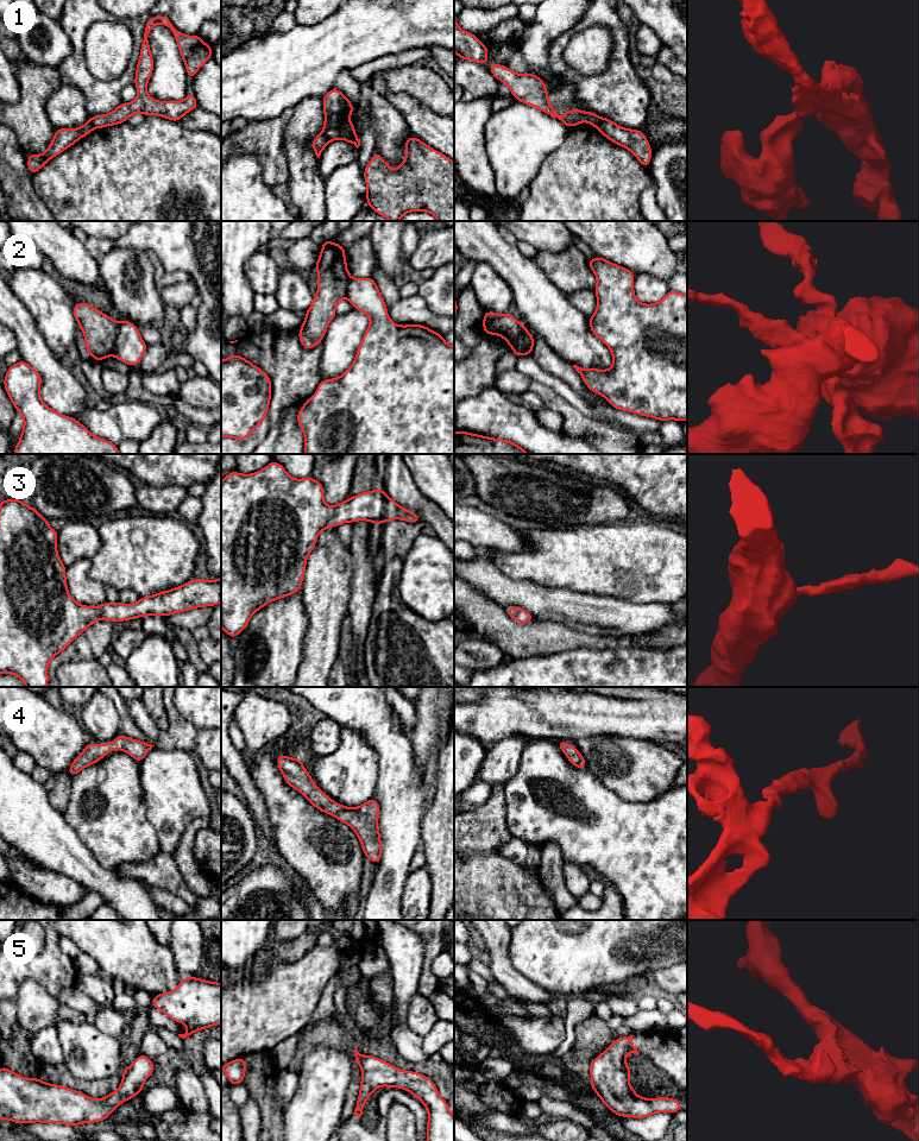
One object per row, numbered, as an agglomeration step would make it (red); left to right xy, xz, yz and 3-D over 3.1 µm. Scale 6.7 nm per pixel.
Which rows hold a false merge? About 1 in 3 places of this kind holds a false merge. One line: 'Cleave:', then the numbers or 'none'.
Cleave: 1, 2

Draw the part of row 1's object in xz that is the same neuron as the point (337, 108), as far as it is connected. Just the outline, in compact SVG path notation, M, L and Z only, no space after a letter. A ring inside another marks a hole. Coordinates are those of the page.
M335 87L323 97L323 133L332 140L341 139L360 146L360 139L355 134L353 122L348 116L354 112L353 103Z

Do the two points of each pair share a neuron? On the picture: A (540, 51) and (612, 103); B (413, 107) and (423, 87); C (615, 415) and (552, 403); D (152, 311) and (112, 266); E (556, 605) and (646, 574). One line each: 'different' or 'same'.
A: different
B: different
C: different
D: same
E: different

